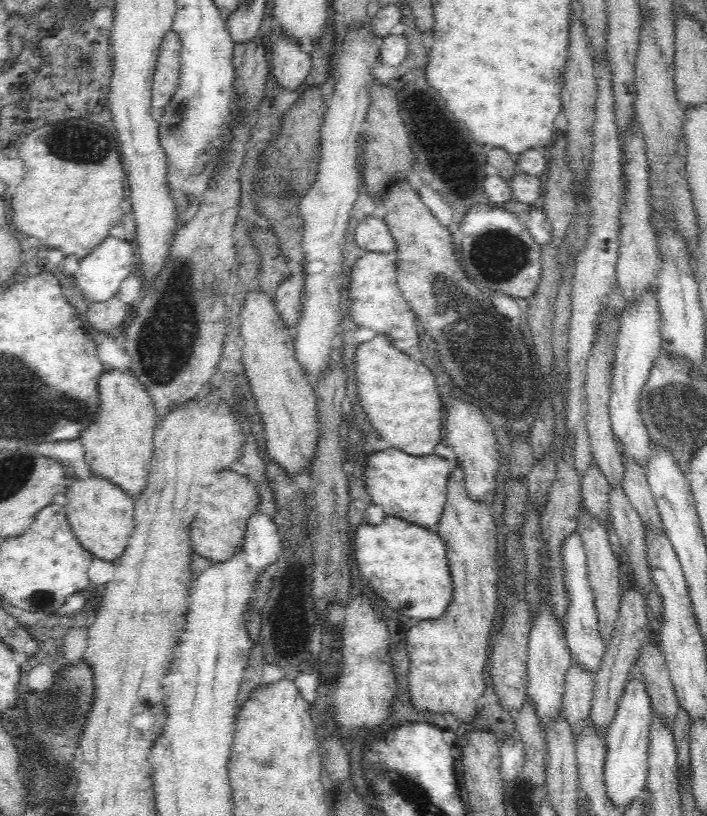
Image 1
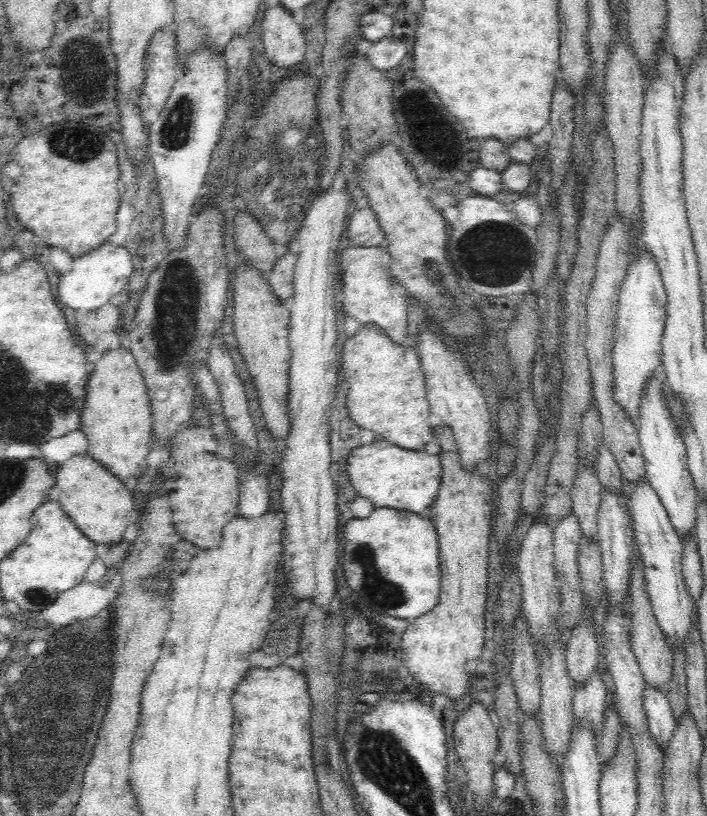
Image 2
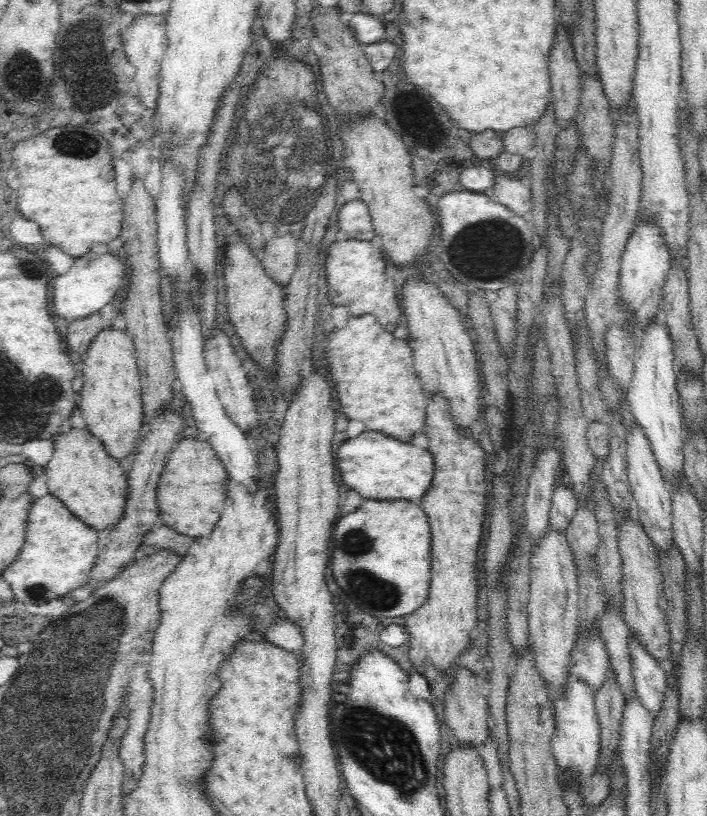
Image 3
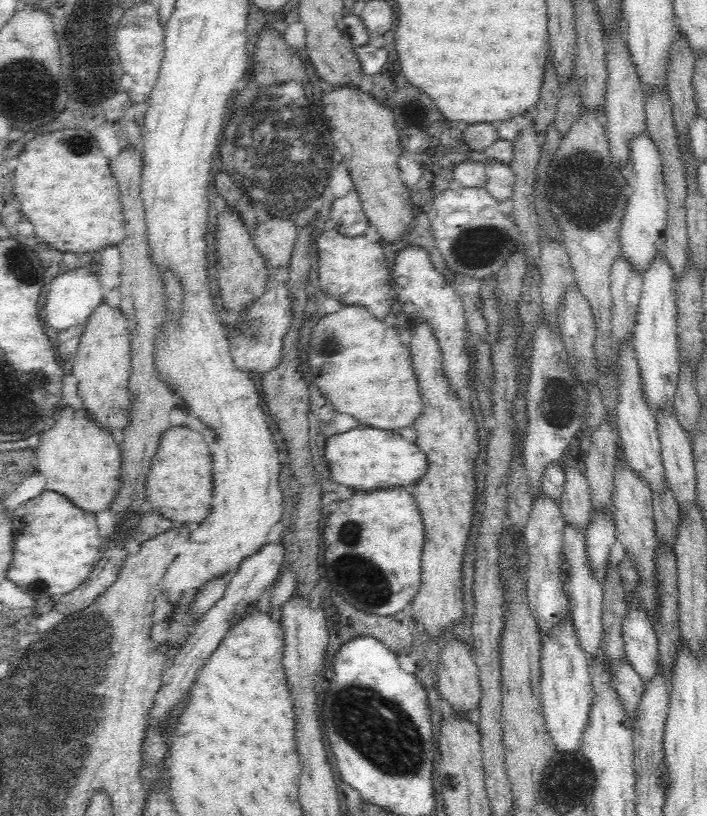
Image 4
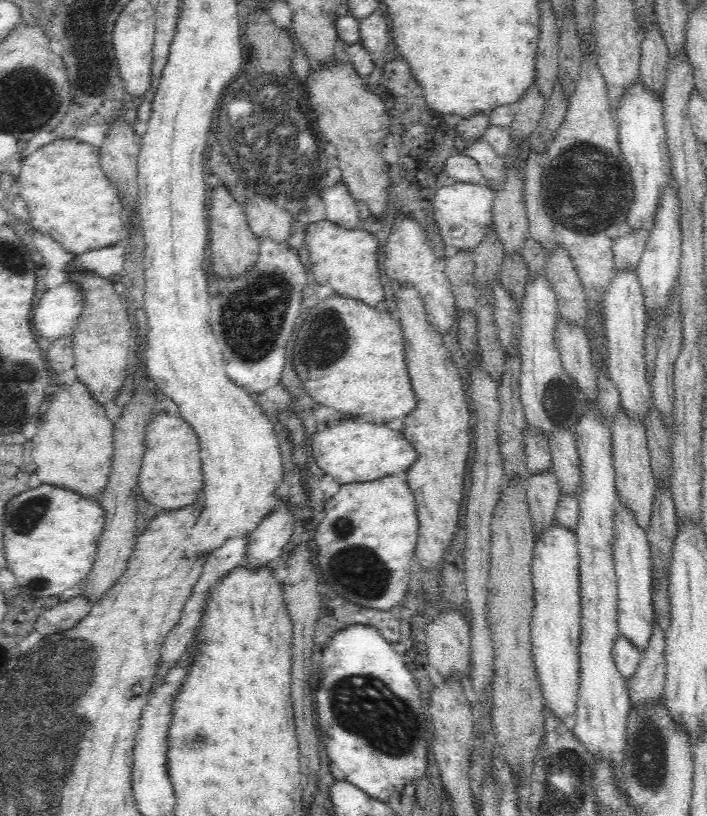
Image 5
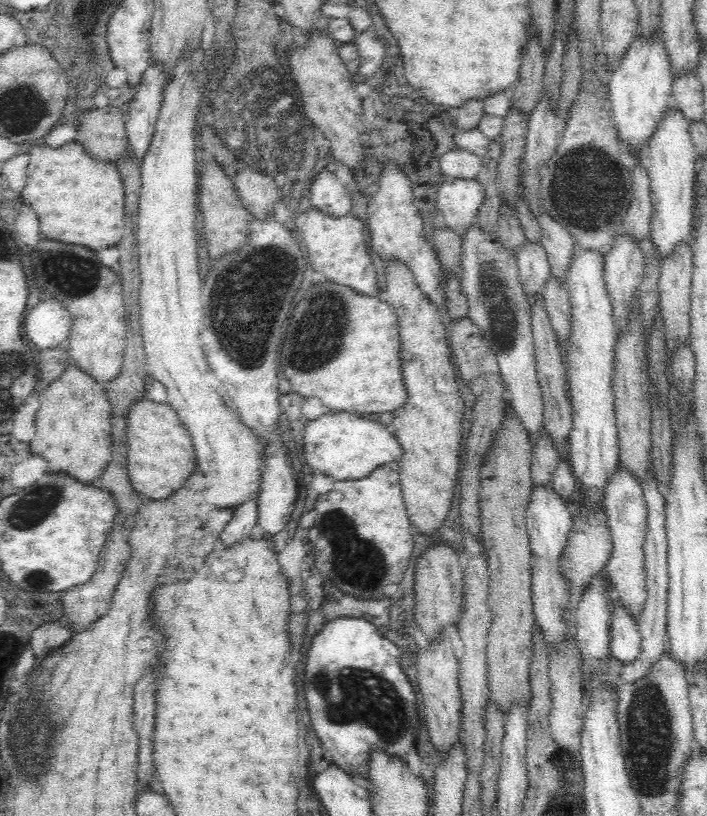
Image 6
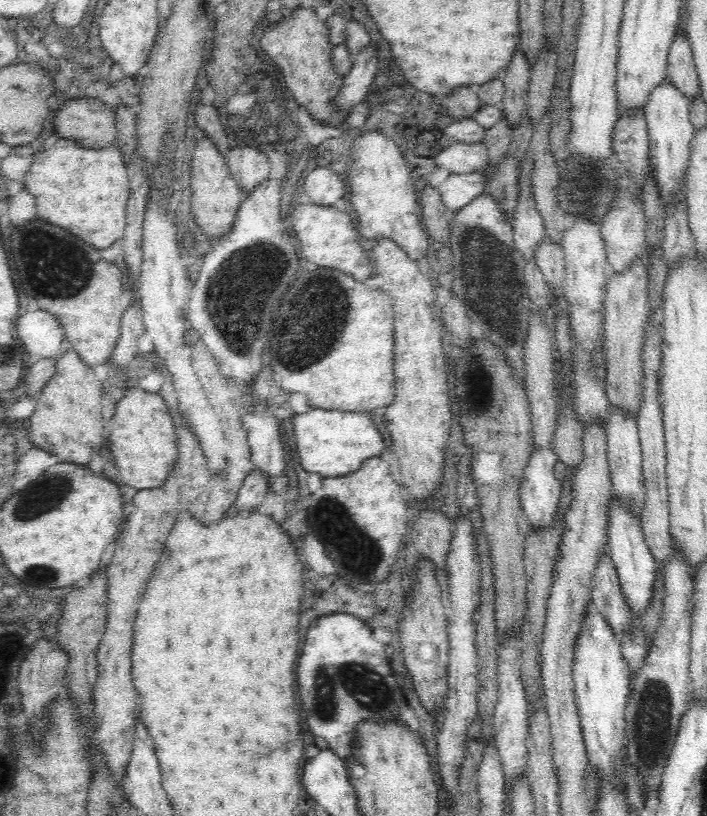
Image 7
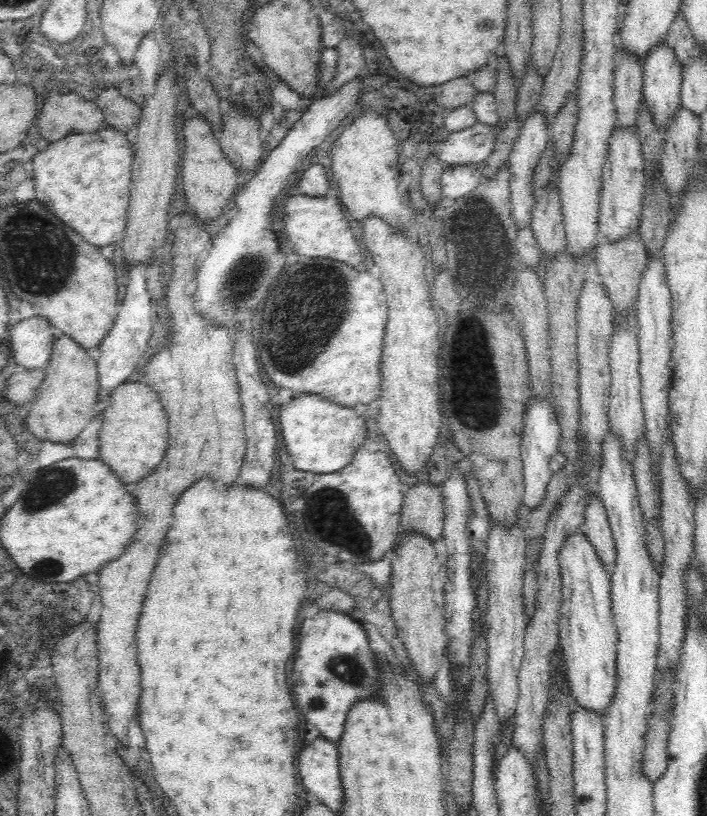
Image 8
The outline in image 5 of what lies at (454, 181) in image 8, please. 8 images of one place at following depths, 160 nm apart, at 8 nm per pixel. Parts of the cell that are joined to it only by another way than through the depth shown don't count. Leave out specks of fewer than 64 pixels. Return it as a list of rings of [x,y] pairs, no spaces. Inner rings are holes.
[[[466,182],[451,183],[440,187],[434,196],[434,220],[439,228],[439,235],[444,240],[448,250],[463,248],[472,251],[480,244],[486,222],[492,220],[492,206],[495,192],[486,184],[470,184]]]

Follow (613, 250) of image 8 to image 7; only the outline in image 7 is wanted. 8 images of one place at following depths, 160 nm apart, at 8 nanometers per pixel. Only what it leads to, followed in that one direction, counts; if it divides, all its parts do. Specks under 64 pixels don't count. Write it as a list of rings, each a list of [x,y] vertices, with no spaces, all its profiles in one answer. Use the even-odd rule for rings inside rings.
[[[640,255],[636,256],[624,270],[608,274],[602,296],[602,324],[608,362],[604,389],[611,404],[631,414],[637,414],[640,408],[640,382],[642,382],[640,354],[642,354],[644,326],[648,314],[648,279],[647,266]]]

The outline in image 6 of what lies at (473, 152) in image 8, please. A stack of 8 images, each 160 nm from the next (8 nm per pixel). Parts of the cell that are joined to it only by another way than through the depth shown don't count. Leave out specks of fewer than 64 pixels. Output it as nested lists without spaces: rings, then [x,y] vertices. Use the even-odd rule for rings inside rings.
[[[452,148],[449,152],[442,154],[438,164],[447,180],[475,178],[481,169],[481,157],[469,150]]]

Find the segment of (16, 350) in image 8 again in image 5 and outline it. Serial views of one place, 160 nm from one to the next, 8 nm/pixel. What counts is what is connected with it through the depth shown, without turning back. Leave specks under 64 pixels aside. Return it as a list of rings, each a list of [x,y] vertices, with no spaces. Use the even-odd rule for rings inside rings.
[[[64,281],[47,289],[31,313],[32,334],[48,342],[71,336],[82,310],[82,291]]]

